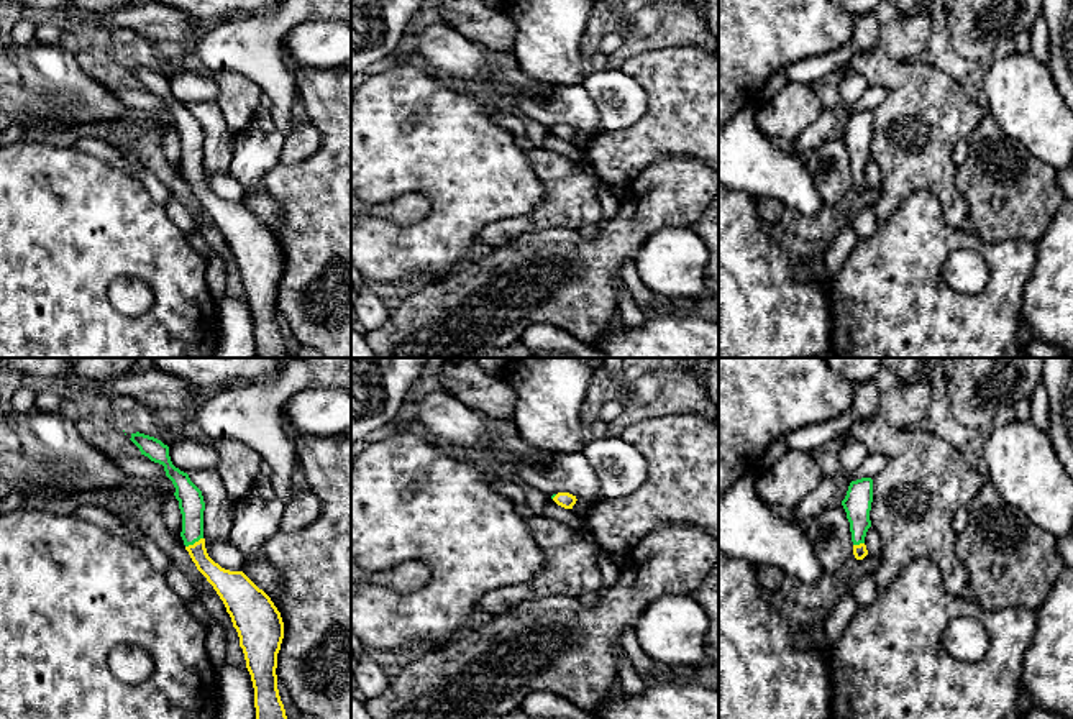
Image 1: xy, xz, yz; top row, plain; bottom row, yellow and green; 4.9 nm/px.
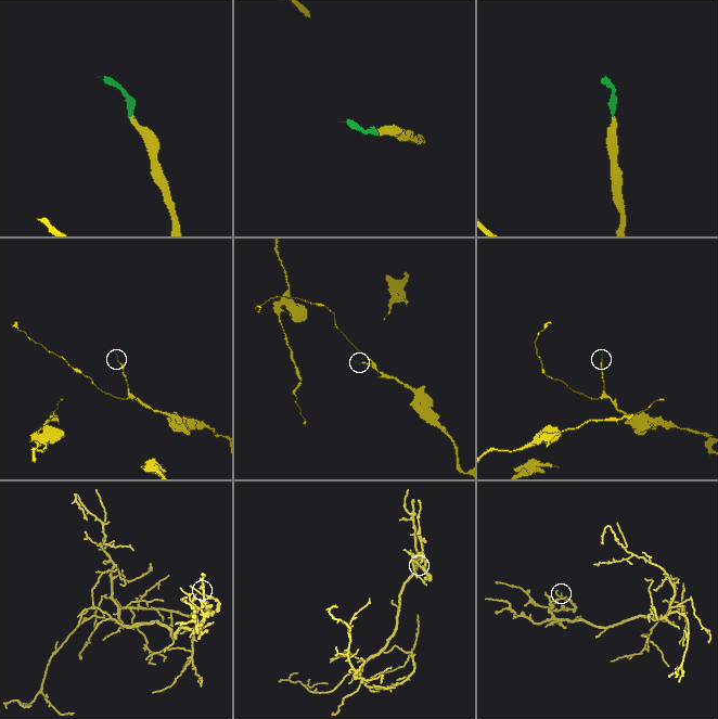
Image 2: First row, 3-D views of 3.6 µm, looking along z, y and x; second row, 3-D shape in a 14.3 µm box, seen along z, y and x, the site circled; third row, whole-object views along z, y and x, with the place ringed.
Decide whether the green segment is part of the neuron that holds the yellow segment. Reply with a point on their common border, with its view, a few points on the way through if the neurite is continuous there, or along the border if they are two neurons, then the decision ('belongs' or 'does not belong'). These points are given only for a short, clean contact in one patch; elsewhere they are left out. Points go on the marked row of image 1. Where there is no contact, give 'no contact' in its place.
xy (196, 542) | across xy (225, 583), (200, 558), (196, 542), (191, 501) | belongs

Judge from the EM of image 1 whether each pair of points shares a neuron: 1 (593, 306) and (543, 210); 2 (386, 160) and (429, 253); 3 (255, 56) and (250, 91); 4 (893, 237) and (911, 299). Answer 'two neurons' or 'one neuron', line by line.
1: two neurons
2: one neuron
3: two neurons
4: one neuron

